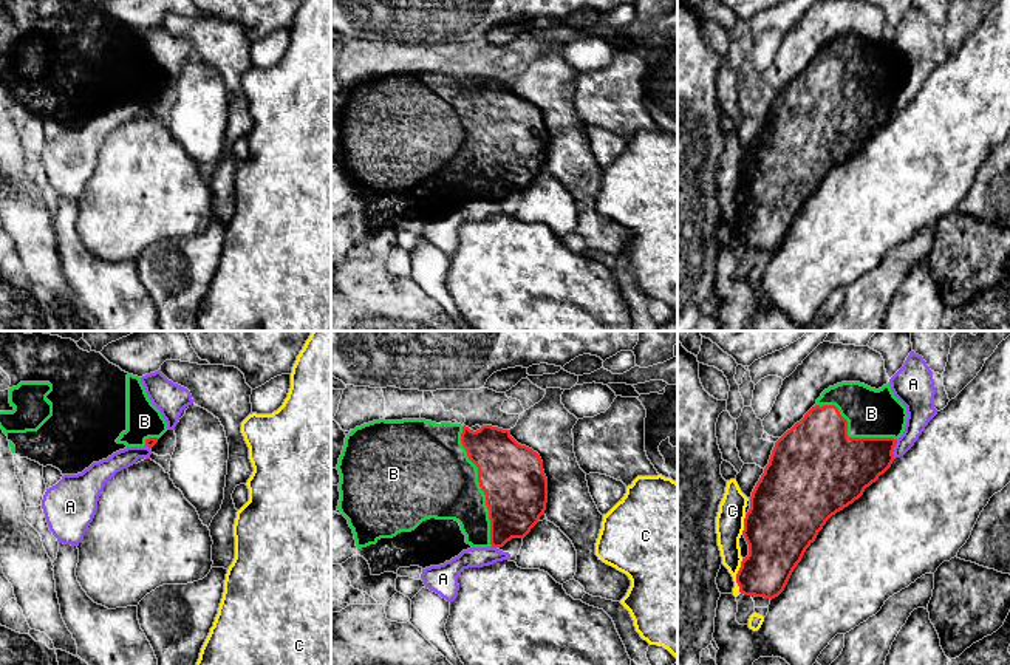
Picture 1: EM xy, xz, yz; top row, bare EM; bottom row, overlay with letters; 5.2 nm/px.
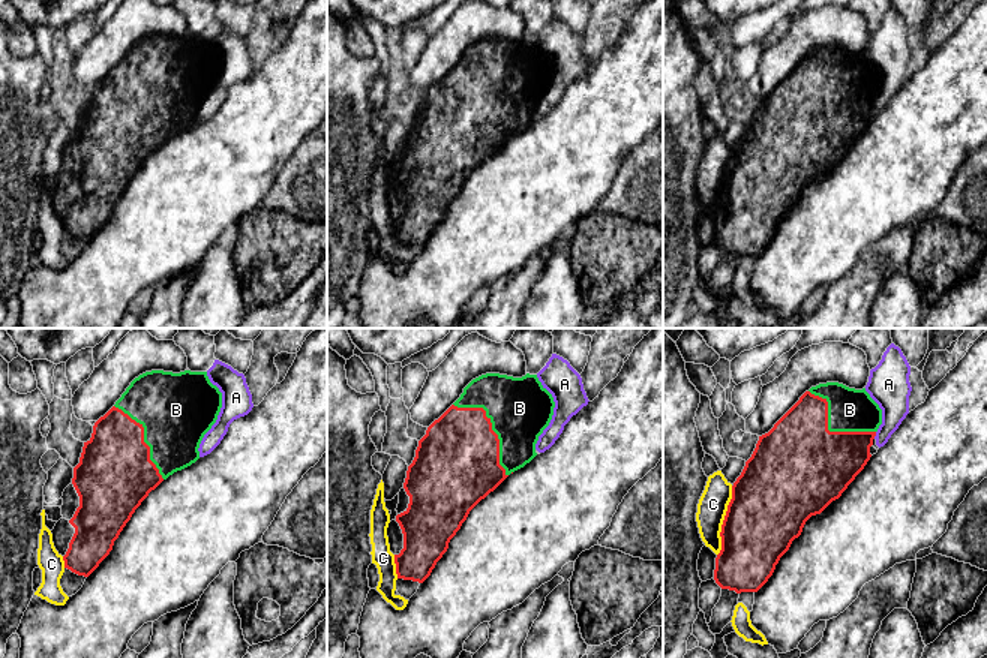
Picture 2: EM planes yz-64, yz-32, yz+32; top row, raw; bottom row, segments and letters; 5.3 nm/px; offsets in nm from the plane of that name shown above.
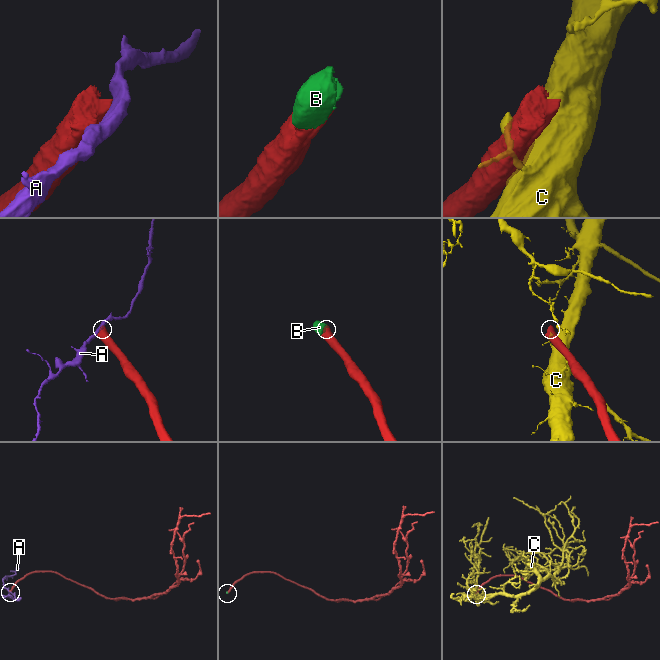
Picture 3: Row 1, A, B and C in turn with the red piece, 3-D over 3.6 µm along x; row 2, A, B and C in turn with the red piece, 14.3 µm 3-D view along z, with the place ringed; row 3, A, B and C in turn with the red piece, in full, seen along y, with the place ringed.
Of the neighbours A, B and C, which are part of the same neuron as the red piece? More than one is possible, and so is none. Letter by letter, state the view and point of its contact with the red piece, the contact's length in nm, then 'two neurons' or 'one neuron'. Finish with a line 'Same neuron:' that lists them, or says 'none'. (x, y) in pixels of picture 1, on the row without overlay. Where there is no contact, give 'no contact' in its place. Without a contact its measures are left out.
A: contact yz (893, 102); length 110 nm; two neurons
B: contact xz (480, 139); length 650 nm; one neuron
C: contact yz (737, 229); length 180 nm; two neurons
Same neuron: B

